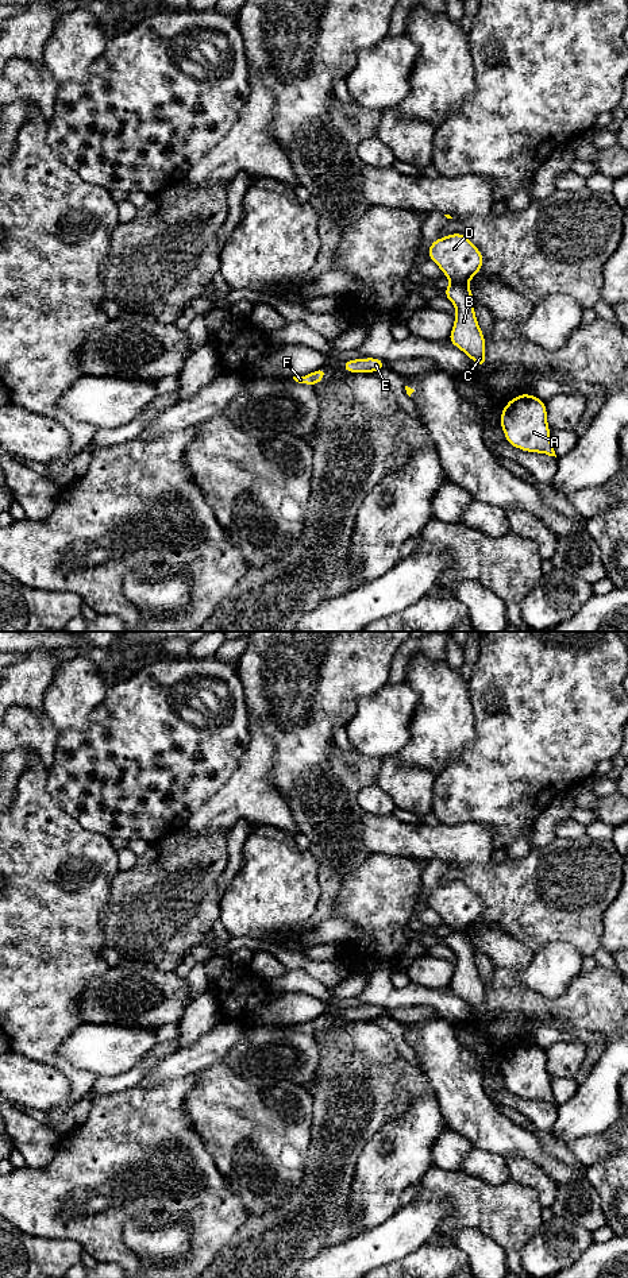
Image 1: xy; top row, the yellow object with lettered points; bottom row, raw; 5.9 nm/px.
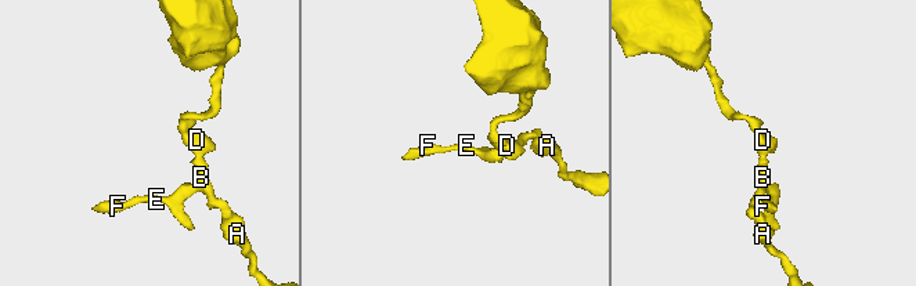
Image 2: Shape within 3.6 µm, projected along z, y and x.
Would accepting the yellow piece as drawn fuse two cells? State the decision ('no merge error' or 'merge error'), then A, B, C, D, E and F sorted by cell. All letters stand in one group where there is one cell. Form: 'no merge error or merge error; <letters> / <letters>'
merge error; A B C E F / D

